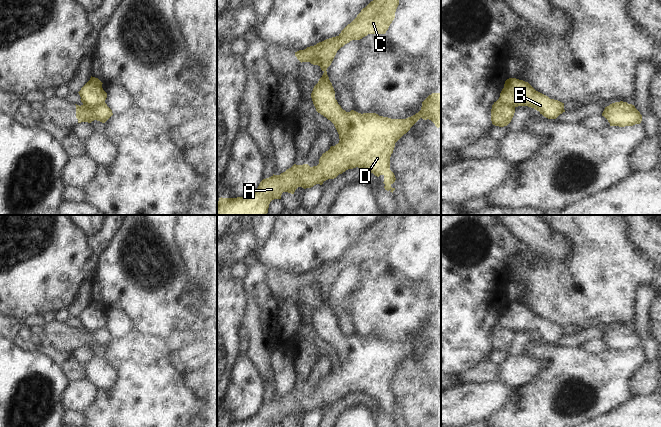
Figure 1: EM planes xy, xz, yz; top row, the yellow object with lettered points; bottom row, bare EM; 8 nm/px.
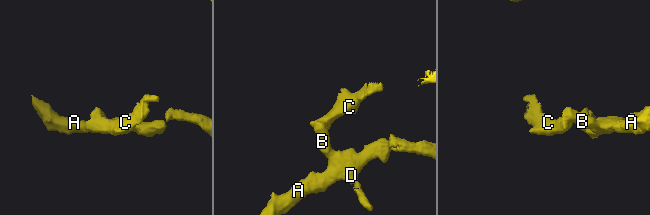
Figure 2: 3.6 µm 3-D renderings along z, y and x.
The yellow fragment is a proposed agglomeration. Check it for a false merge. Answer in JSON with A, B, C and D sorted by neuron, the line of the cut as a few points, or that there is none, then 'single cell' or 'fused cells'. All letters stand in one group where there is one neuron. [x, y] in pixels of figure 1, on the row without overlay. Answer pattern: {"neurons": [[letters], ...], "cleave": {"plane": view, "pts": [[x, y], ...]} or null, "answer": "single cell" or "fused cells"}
{"neurons": [["A", "B", "D"], ["C"]], "cleave": {"plane": "xy", "pts": [[104, 325], [92, 331], [86, 331], [83, 328]]}, "answer": "fused cells"}

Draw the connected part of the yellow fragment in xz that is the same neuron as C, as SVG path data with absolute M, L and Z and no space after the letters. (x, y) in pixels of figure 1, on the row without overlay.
M387 215L371 225L341 257L314 270L295 276L297 283L310 286L318 282L327 294L337 275L352 264L360 264L368 258L385 258L395 242L399 224L404 215Z

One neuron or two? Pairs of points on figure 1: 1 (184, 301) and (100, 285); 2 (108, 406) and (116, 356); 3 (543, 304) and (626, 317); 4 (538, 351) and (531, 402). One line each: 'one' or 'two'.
1: one
2: one
3: one
4: one

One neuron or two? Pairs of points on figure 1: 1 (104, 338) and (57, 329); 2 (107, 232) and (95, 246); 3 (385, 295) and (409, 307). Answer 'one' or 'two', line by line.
1: one
2: one
3: one

